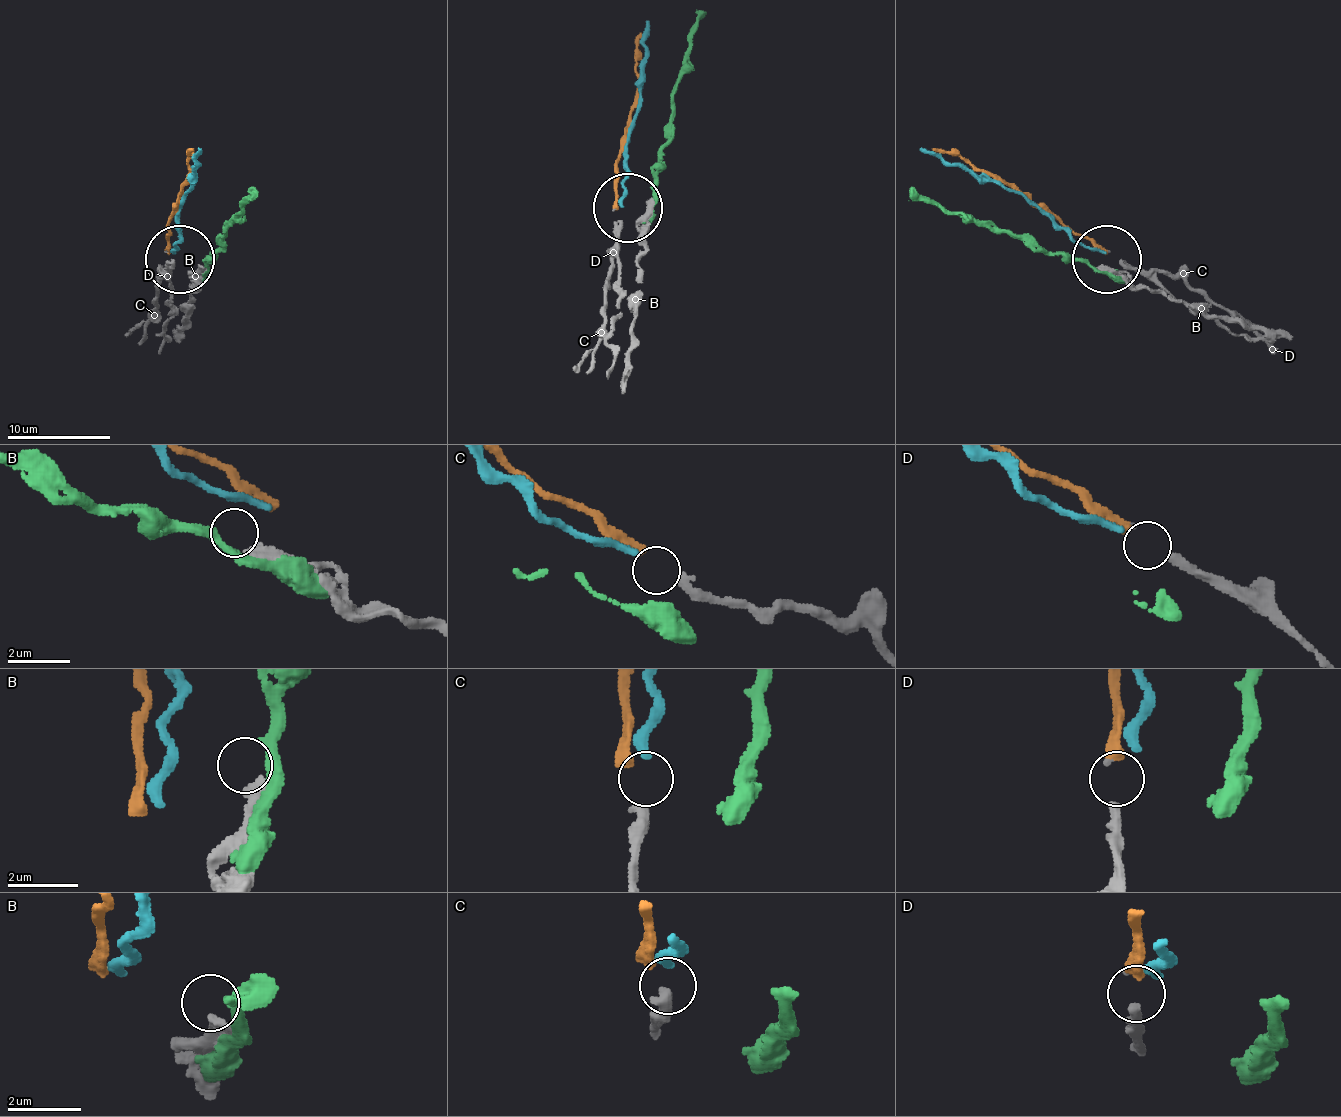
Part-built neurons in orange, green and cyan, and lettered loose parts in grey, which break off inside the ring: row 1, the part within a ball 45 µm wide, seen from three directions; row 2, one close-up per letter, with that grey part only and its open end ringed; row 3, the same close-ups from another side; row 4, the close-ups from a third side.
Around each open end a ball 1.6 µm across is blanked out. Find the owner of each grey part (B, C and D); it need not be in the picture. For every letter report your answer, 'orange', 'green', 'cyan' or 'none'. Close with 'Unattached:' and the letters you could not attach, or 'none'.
B: none
C: cyan
D: orange
Unattached: B

